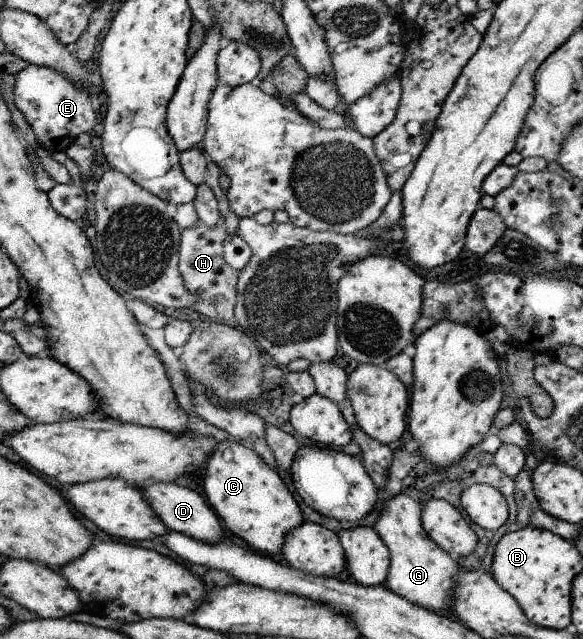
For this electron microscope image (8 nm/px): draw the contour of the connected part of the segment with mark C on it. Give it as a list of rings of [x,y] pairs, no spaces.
[[[223,440],[218,443],[218,447],[206,467],[203,495],[218,517],[226,522],[227,529],[245,541],[251,550],[271,558],[282,551],[286,536],[306,521],[299,504],[286,484],[277,471],[268,466],[266,460],[255,450],[236,441]]]

